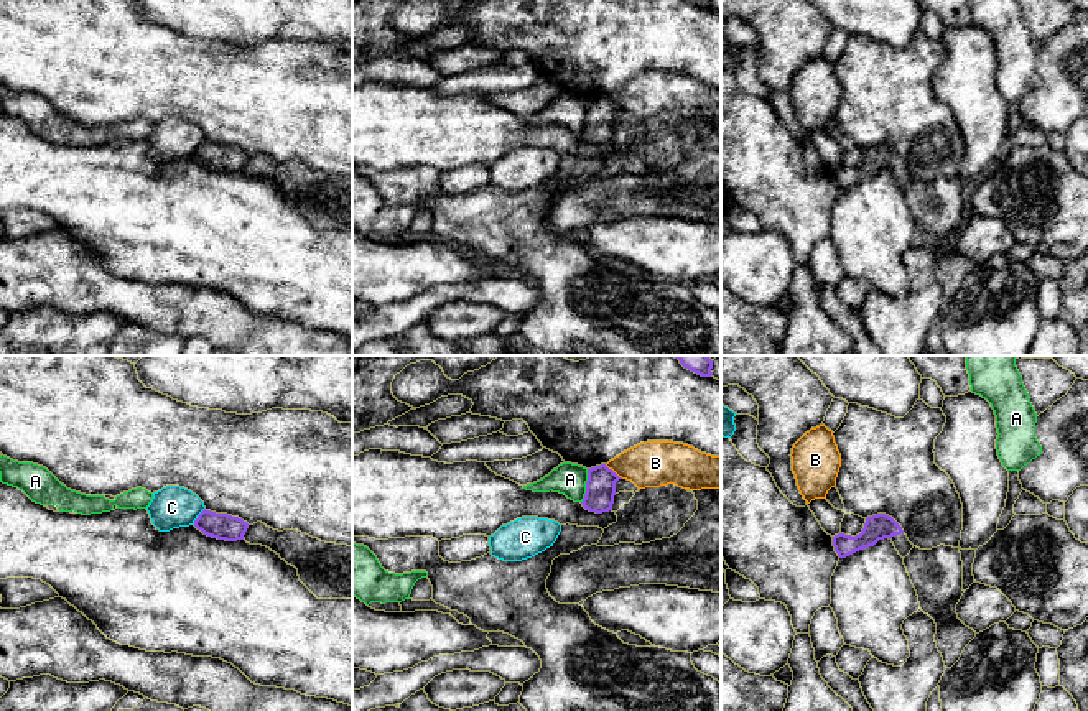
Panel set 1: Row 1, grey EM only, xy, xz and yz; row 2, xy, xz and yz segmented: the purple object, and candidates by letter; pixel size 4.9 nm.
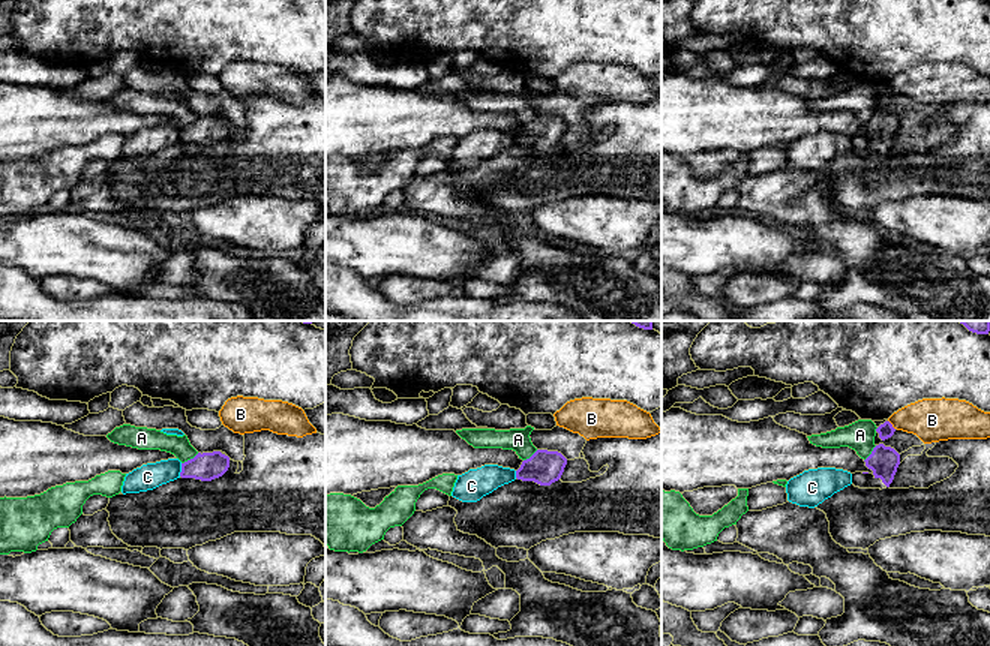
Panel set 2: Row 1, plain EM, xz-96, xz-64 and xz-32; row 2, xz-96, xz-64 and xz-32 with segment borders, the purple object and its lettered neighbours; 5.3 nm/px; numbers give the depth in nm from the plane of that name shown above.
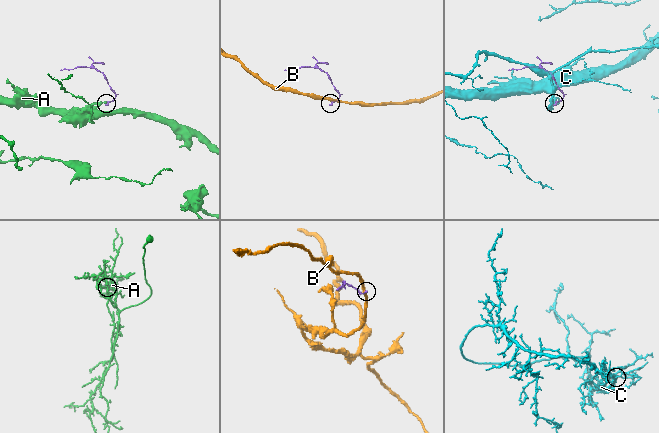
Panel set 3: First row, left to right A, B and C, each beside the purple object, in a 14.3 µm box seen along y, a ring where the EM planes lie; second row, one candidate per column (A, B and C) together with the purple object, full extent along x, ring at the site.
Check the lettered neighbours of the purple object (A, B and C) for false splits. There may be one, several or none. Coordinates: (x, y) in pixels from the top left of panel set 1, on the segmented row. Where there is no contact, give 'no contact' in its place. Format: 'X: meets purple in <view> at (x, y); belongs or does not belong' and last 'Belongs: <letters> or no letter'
A: meets purple in xz at (586, 486); does not belong
B: meets purple in xz at (613, 471); does not belong
C: meets purple in xy at (198, 515); does not belong
Belongs: no letter

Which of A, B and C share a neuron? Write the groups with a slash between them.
A / B / C

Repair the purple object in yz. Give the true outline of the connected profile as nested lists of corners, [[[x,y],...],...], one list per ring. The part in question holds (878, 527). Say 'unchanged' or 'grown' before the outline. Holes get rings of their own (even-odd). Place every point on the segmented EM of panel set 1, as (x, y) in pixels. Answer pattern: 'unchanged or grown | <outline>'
grown | [[[886,514],[867,517],[862,532],[856,537],[844,533],[835,535],[833,546],[839,558],[846,558],[859,550],[874,546],[884,538],[889,538],[894,543],[902,558],[914,548],[902,527]]]

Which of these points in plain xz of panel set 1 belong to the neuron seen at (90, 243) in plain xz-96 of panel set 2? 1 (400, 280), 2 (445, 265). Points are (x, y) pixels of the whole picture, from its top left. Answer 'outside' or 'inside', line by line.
1: inside
2: inside

